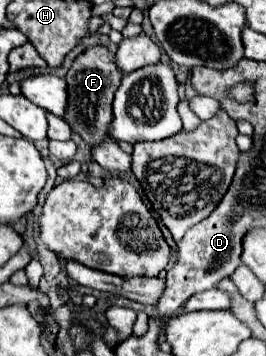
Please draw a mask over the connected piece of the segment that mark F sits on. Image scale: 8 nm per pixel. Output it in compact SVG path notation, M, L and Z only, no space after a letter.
M102 45L86 49L72 65L66 75L68 83L68 111L64 121L90 145L98 145L104 137L108 137L108 127L112 123L112 99L116 89L120 87L120 79L124 73L116 67L114 53Z

